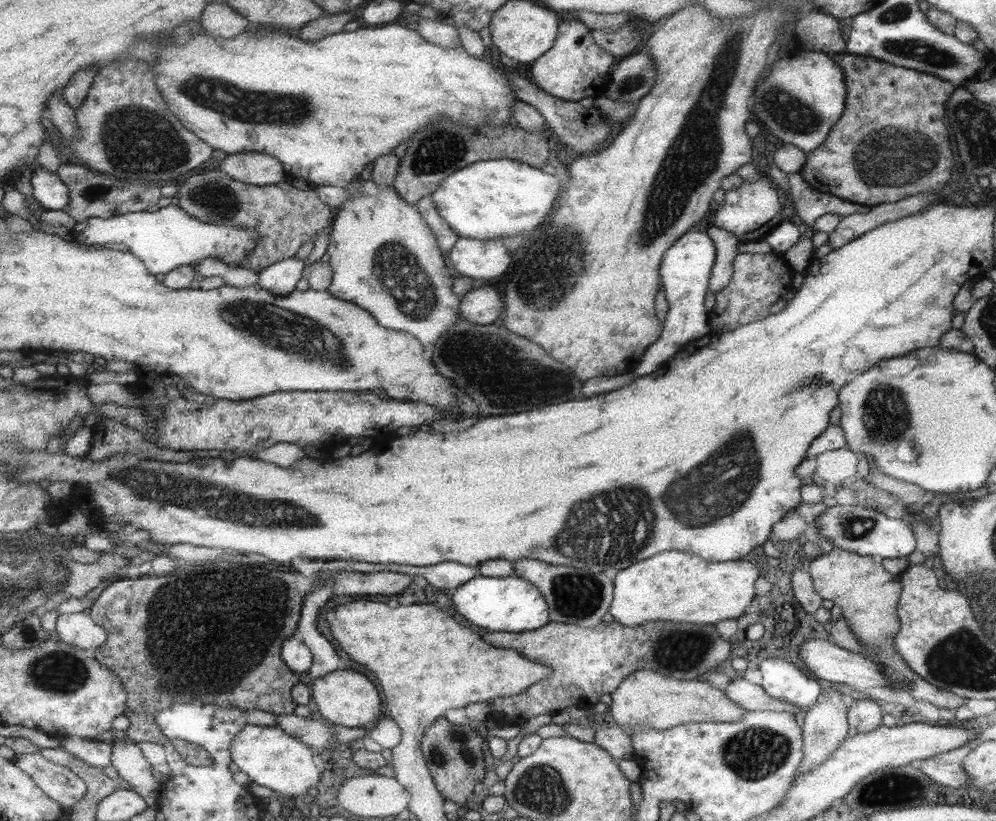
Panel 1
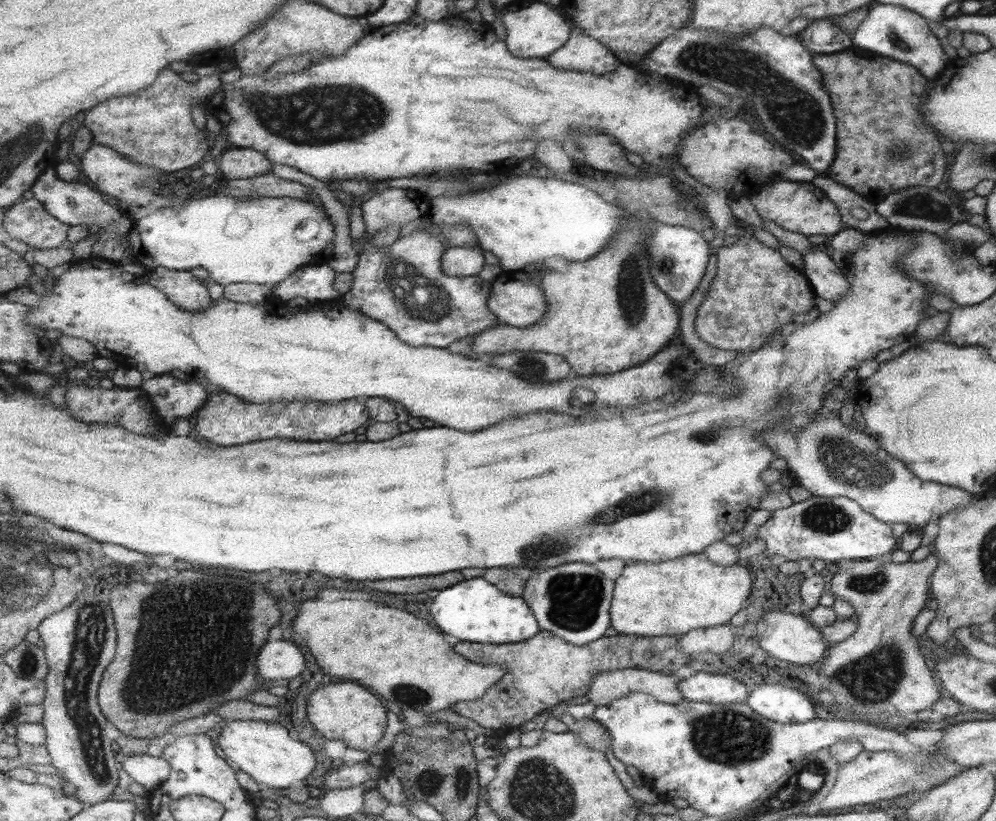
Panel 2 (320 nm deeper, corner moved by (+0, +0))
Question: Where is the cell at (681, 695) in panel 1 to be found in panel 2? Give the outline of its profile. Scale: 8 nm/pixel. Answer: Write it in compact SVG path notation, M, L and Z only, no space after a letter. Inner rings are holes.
M638 668L602 672L591 680L584 695L588 702L598 707L632 692L644 692L665 704L677 704L683 700L679 680L672 674Z

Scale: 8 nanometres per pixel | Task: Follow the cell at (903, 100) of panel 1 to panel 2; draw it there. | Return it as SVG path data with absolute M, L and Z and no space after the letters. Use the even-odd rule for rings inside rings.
M855 46L832 54L812 54L812 63L820 71L836 118L836 158L824 176L850 188L872 205L890 192L912 186L933 188L943 180L945 156L941 152L941 144L933 132L925 128L923 113L920 112L921 94L927 88L927 79L913 65L875 56Z

